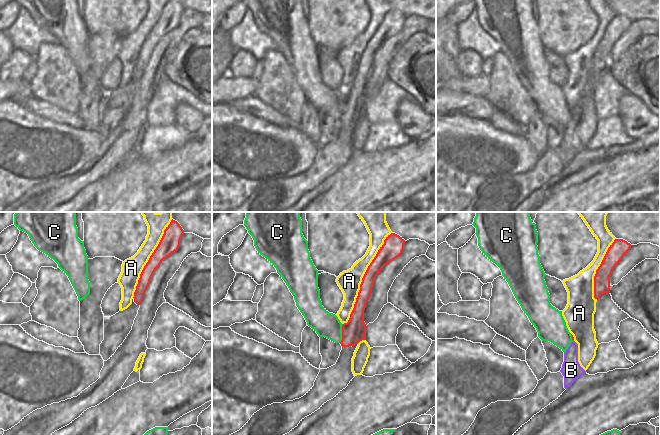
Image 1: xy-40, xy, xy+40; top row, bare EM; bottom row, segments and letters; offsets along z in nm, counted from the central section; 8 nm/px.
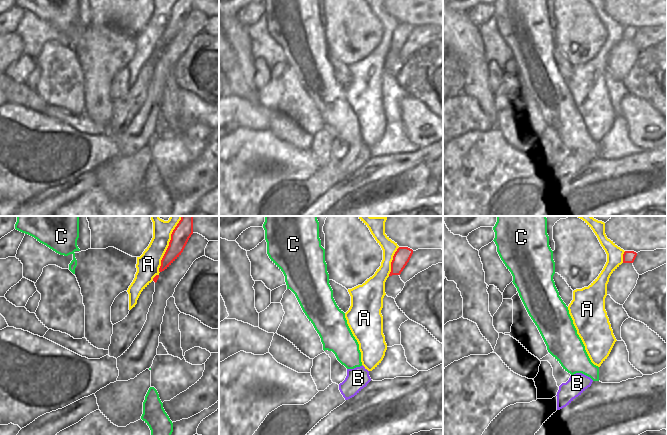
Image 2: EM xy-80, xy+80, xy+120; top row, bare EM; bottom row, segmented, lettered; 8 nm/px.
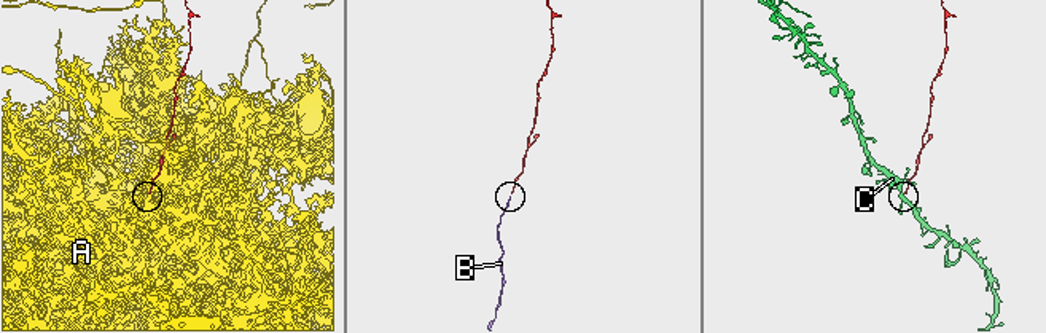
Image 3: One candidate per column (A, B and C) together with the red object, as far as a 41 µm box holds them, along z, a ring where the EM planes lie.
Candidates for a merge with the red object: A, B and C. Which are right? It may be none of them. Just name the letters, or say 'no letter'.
B

